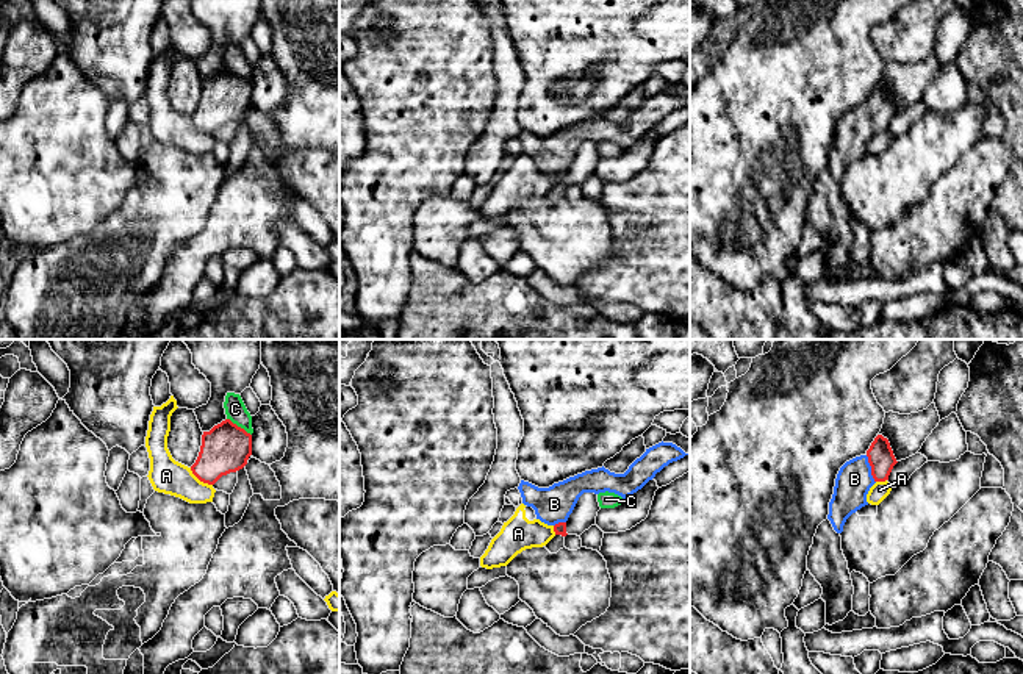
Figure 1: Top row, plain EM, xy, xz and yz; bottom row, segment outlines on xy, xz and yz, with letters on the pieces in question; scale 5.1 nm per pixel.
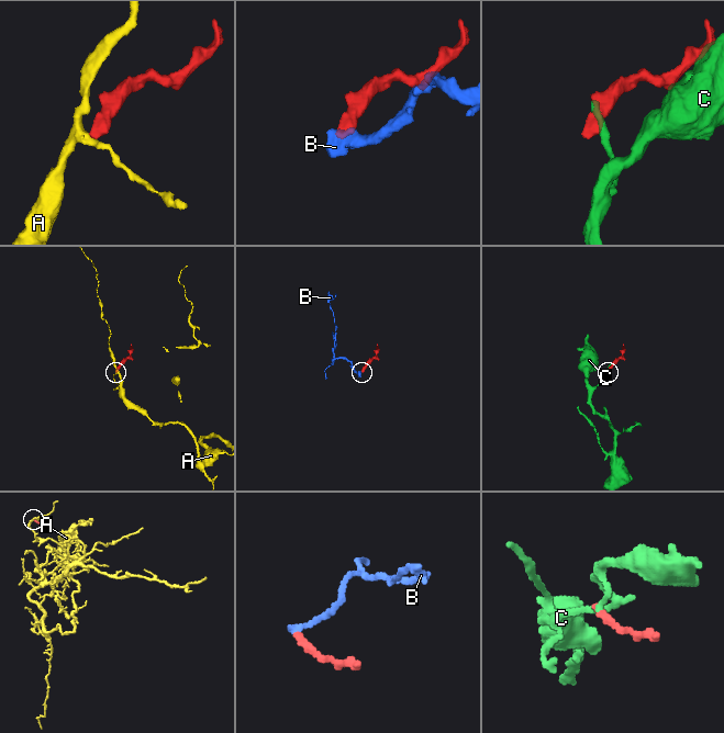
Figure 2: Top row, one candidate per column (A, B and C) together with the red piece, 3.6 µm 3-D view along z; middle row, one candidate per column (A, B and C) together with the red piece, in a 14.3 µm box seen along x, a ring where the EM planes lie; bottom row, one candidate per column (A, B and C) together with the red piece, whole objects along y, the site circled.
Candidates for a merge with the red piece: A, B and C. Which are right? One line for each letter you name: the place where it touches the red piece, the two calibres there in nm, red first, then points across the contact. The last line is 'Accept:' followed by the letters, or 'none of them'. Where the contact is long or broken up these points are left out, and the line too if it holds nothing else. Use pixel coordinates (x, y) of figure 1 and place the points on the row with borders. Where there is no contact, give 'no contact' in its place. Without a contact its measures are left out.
B: contact yz (872, 469); calibres 140 and 180 nm; way yz (881, 458), (872, 469), (854, 479)
Accept: B

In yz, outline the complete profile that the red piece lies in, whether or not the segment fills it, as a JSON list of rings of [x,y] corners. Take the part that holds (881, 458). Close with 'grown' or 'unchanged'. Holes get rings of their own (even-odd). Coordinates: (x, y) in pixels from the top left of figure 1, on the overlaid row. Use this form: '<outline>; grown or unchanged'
[[[878,435],[865,455],[846,461],[837,474],[834,494],[829,502],[827,519],[818,525],[813,536],[813,544],[807,555],[807,569],[823,588],[821,599],[826,602],[826,624],[829,626],[843,621],[852,610],[854,586],[848,569],[848,561],[842,550],[840,533],[843,532],[843,525],[852,513],[868,505],[867,494],[870,488],[876,482],[888,480],[888,475],[896,463],[898,461],[888,439]]]; grown

